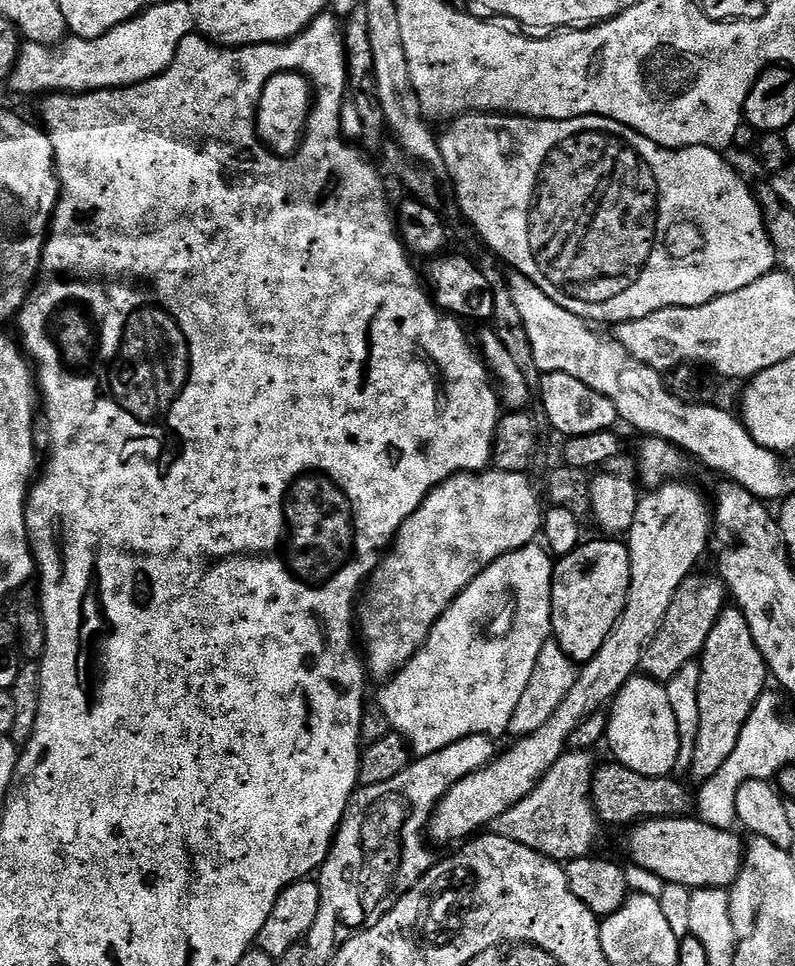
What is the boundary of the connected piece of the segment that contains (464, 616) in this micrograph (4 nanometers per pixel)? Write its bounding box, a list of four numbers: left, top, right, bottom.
[380,588,542,757]

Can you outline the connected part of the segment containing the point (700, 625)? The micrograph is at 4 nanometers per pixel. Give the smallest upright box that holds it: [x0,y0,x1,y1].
[639,575,730,681]

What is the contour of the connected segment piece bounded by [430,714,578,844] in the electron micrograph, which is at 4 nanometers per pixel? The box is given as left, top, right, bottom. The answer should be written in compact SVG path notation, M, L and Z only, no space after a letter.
M558 714L550 718L550 722L542 726L542 730L517 739L513 743L516 745L509 752L501 751L492 763L455 784L440 799L440 805L432 815L431 839L441 840L444 844L452 844L455 840L467 841L491 826L497 818L506 814L506 810L522 802L522 798L526 798L536 789L537 782L547 774L548 767L565 751L568 736L576 729L577 723L570 716Z

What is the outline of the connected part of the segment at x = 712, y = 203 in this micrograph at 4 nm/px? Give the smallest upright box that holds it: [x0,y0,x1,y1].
[438,114,766,326]

